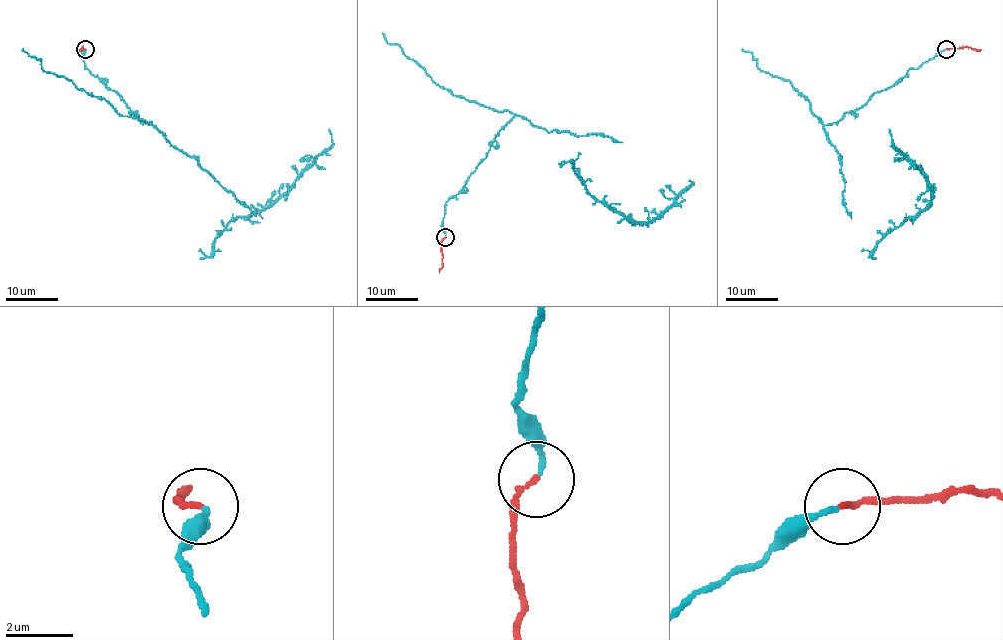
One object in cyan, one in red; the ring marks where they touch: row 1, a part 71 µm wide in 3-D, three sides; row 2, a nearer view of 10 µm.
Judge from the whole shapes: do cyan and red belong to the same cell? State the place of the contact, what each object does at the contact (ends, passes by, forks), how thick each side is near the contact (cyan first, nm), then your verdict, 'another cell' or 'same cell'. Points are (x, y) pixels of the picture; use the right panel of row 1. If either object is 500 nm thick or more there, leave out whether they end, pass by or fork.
(946, 49) | cyan ends | red ends | 160/160 nm | same cell

